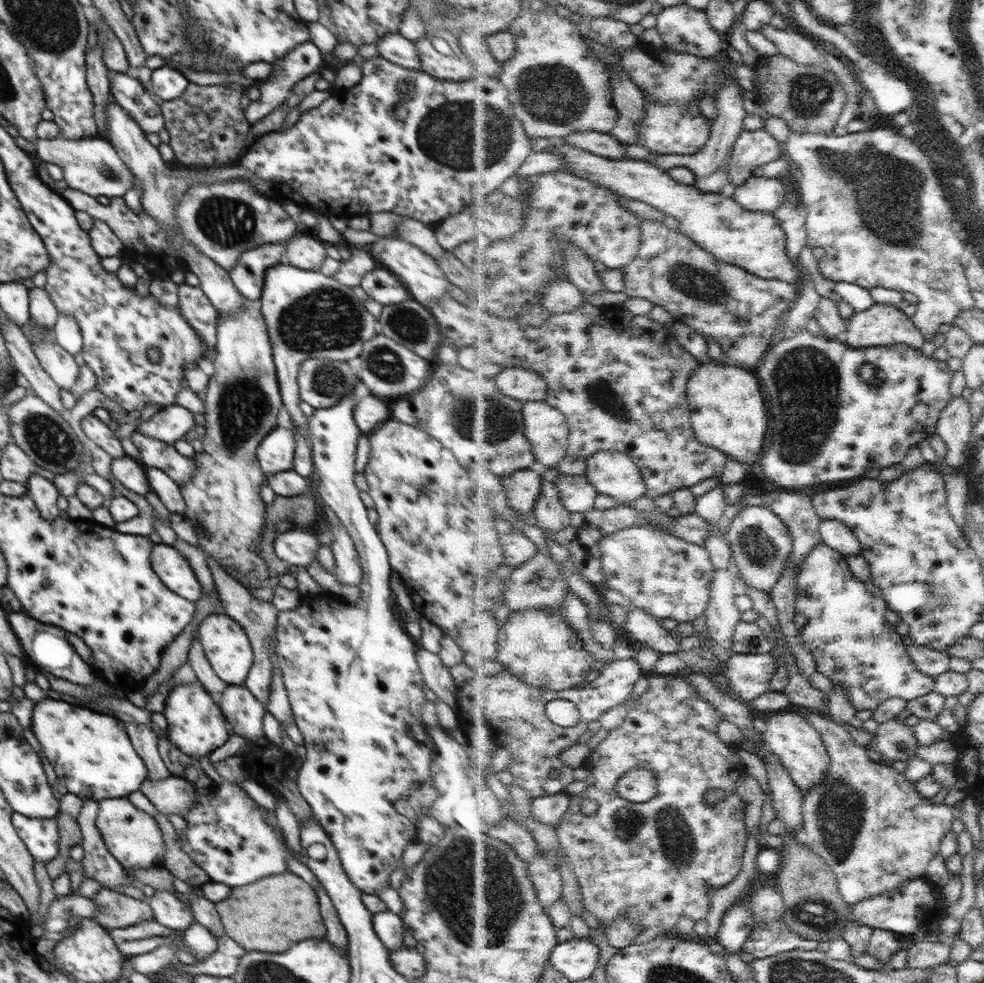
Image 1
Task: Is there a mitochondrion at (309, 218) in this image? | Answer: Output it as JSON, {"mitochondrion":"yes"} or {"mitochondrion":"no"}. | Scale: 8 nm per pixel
{"mitochondrion":"no"}

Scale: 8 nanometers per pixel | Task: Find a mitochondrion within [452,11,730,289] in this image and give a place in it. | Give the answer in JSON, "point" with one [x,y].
{"point":[555,94]}

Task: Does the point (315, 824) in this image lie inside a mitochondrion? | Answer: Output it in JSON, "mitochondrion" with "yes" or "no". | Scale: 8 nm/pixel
{"mitochondrion":"no"}

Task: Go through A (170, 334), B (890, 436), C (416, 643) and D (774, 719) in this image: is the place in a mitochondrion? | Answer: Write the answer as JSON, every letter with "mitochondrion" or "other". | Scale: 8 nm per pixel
{"A":"mitochondrion","B":"other","C":"other","D":"other"}

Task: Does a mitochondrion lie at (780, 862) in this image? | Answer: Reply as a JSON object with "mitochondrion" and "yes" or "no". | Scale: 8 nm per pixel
{"mitochondrion":"no"}

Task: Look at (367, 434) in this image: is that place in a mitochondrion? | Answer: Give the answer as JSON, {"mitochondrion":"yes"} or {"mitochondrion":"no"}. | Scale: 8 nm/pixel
{"mitochondrion":"no"}

